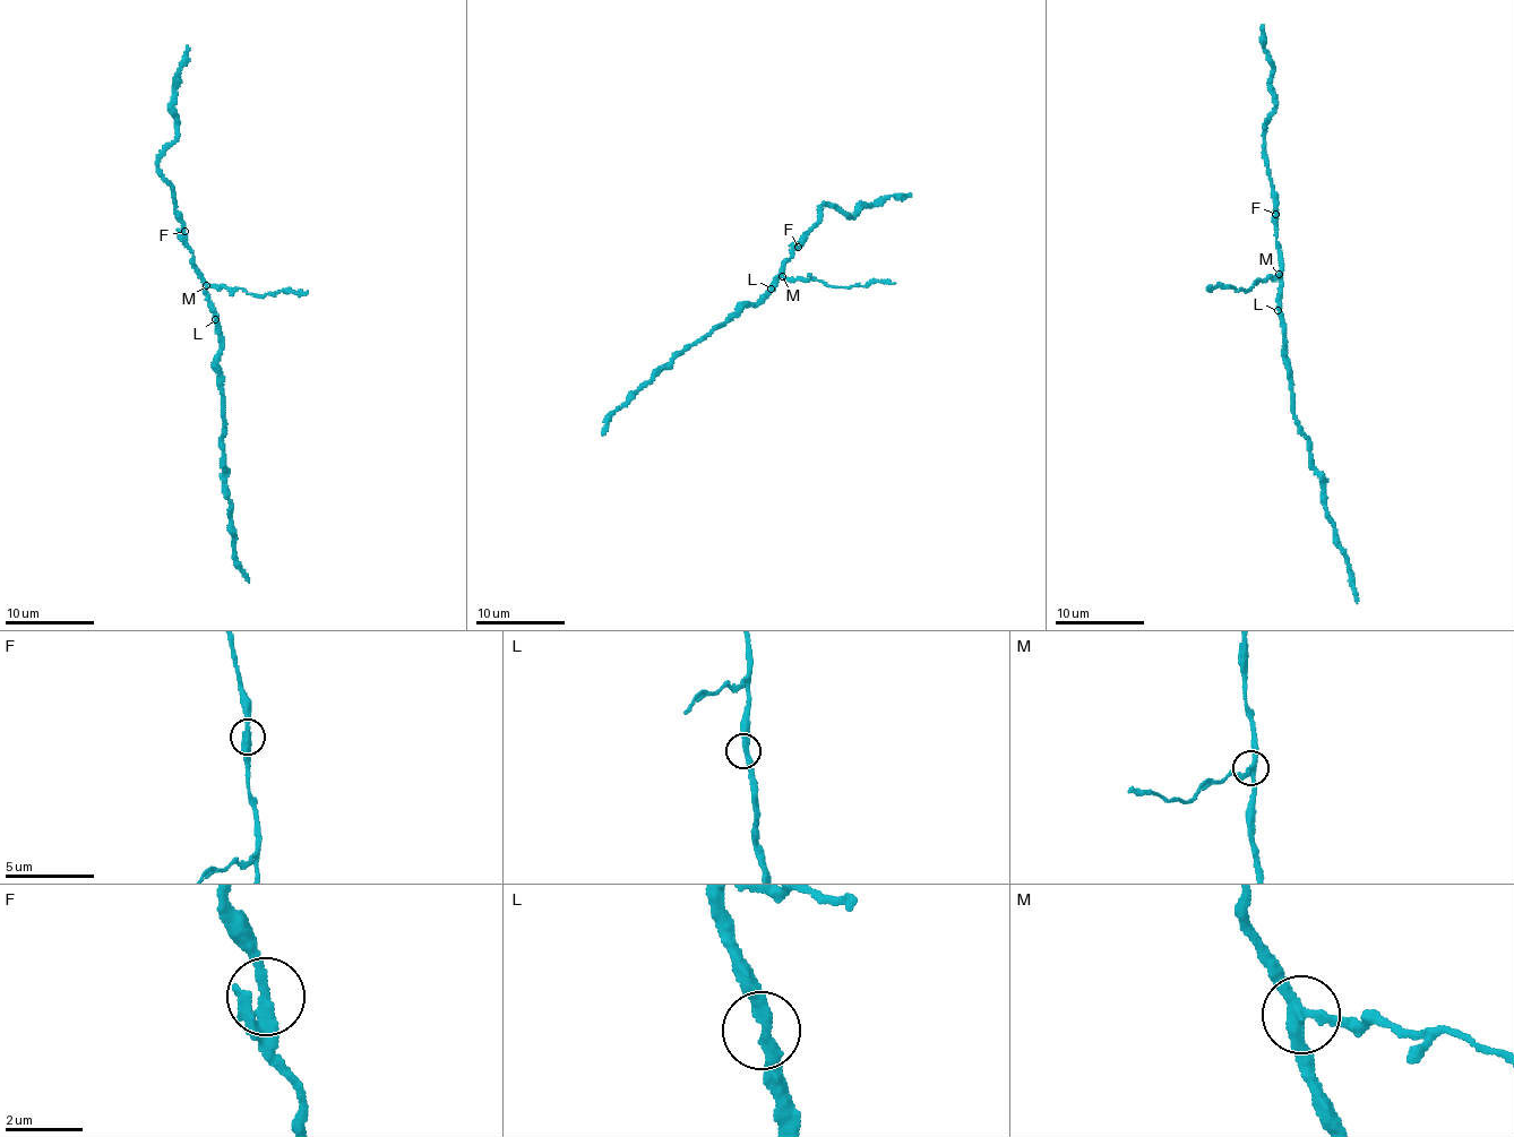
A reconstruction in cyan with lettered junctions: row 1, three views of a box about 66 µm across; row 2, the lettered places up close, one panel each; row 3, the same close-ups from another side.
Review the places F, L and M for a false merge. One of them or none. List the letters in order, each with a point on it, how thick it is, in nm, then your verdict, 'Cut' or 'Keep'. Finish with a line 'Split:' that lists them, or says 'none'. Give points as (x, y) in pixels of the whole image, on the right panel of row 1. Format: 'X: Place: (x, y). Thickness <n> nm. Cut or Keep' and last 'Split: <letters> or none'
F: Place: (1275, 214). Thickness 220 nm. Keep
L: Place: (1278, 310). Thickness 320 nm. Keep
M: Place: (1279, 274). Thickness 240 nm. Cut
Split: M

